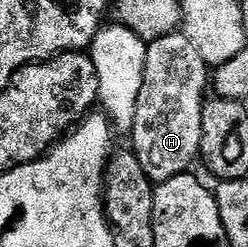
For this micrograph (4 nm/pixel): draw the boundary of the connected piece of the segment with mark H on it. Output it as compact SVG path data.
M175 33L168 37L160 37L160 41L152 41L146 45L146 60L144 61L144 85L140 85L140 97L136 101L136 117L132 129L128 133L128 139L131 139L134 156L144 165L144 173L148 173L151 183L157 185L168 181L177 175L185 175L191 170L190 167L195 162L199 162L202 154L202 109L208 102L208 66L204 58L200 57L200 52L192 45L192 41L183 33Z

